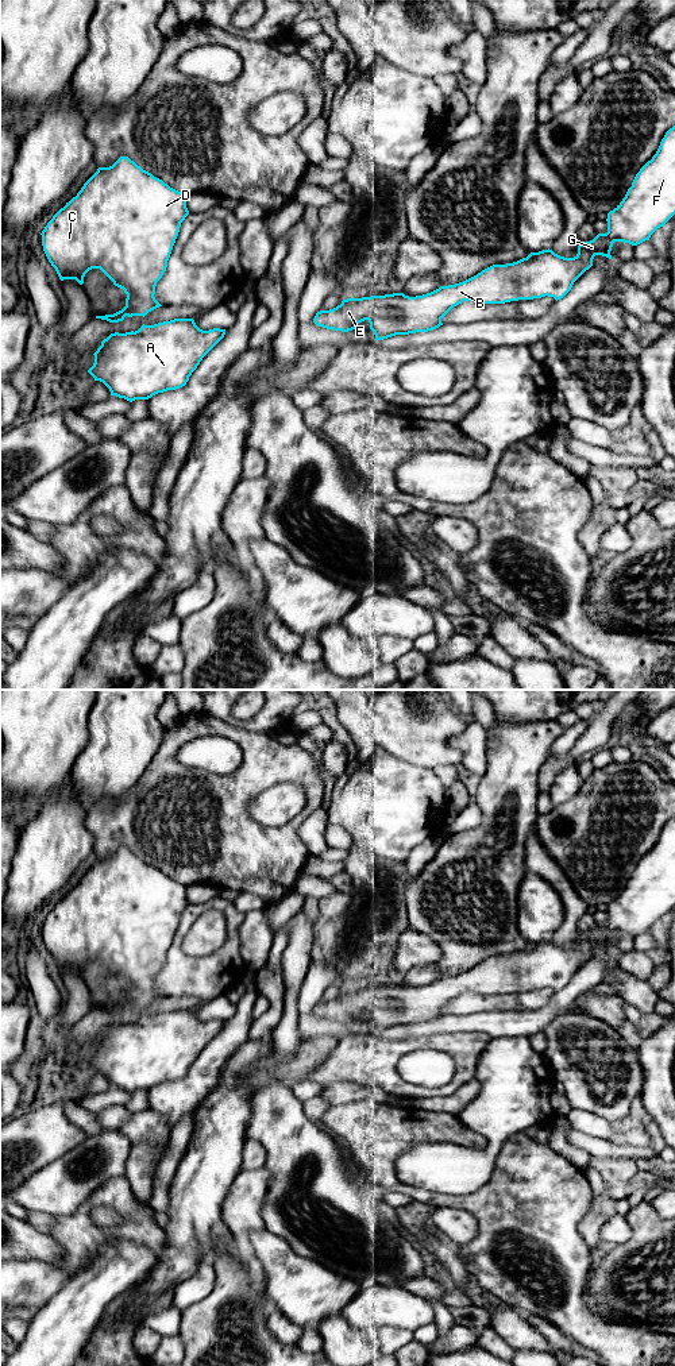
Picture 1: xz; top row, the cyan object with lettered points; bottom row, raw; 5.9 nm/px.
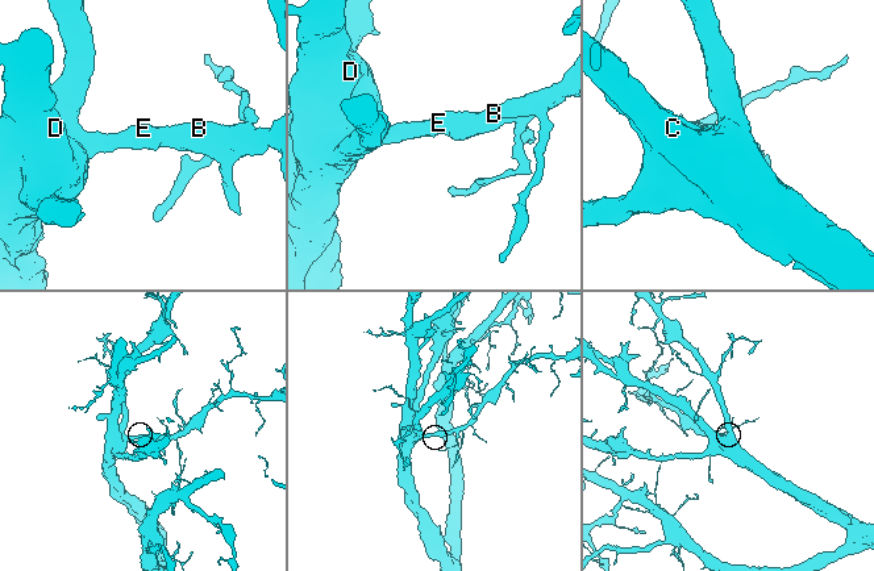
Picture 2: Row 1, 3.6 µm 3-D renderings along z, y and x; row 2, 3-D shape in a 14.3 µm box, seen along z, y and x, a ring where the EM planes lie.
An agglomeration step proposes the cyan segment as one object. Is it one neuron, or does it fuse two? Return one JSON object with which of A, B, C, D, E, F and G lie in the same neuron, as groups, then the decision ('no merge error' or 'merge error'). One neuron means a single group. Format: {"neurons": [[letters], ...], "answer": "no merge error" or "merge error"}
{"neurons": [["A", "B", "C", "D", "E", "F", "G"]], "answer": "no merge error"}

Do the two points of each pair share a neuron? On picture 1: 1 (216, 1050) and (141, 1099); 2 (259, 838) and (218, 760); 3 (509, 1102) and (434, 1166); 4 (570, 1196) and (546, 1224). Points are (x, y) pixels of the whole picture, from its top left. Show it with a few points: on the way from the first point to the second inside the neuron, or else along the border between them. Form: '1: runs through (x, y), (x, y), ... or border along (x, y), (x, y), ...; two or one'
1: border along (146, 1091), (149, 1108); two
2: border along (193, 767), (226, 774); two
3: runs through (497, 1129), (493, 1149), (475, 1166), (461, 1166); one
4: runs through (563, 1203), (548, 1218); one

